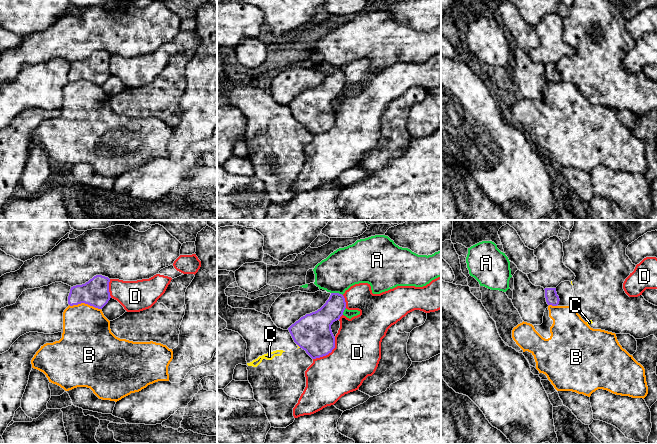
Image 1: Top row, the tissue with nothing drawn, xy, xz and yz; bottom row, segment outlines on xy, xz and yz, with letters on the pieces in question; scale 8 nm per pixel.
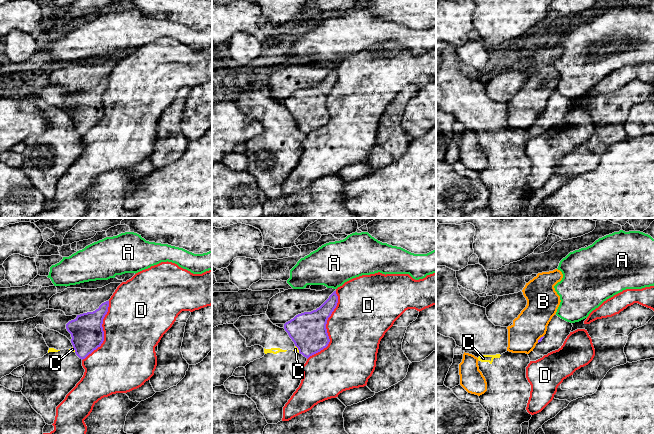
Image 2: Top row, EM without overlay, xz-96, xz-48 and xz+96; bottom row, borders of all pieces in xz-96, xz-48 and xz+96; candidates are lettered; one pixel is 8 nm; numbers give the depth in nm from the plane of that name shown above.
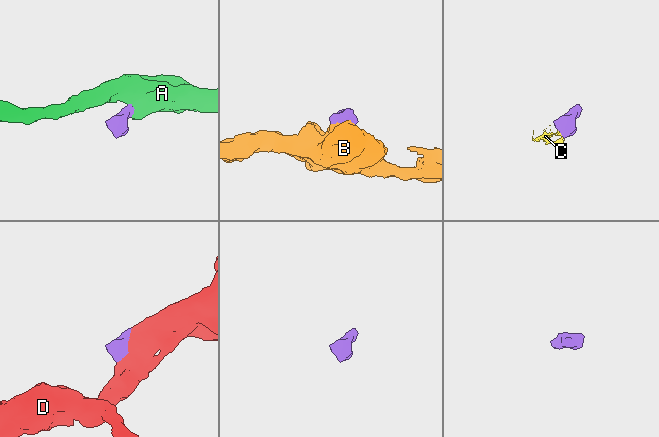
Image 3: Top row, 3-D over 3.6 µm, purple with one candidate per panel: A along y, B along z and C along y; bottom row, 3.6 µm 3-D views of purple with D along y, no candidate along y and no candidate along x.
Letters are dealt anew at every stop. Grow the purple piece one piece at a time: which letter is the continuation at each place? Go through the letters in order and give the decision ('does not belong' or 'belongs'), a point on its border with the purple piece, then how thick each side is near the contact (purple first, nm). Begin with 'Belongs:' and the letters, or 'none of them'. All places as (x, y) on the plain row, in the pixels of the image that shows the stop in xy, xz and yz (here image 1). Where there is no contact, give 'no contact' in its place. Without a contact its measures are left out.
Belongs: none of them
A: does not belong; meets purple in xz at (337, 69); 170 nm thick on the purple side, 320 nm on the other
B: does not belong; meets purple in xy at (85, 79); 220 nm thick on the purple side, 380 nm on the other
C: does not belong; meets purple in xz at (299, 122); 300 nm thick on the purple side, 20 nm on the other
D: does not belong; meets purple in xz at (329, 128); 300 nm thick on the purple side, 380 nm on the other

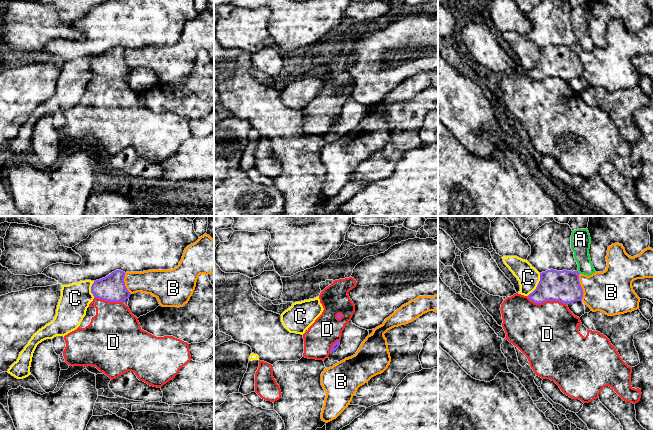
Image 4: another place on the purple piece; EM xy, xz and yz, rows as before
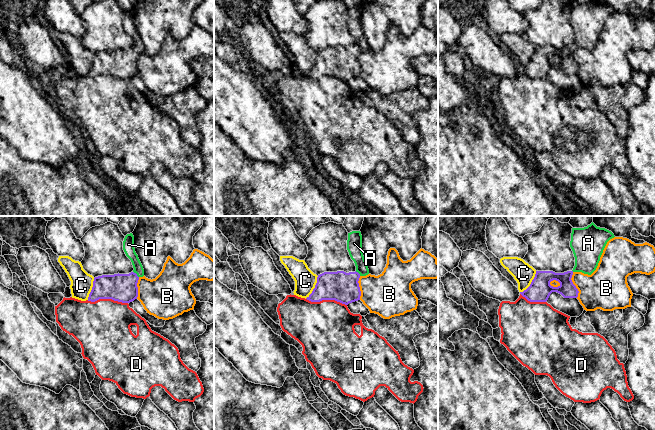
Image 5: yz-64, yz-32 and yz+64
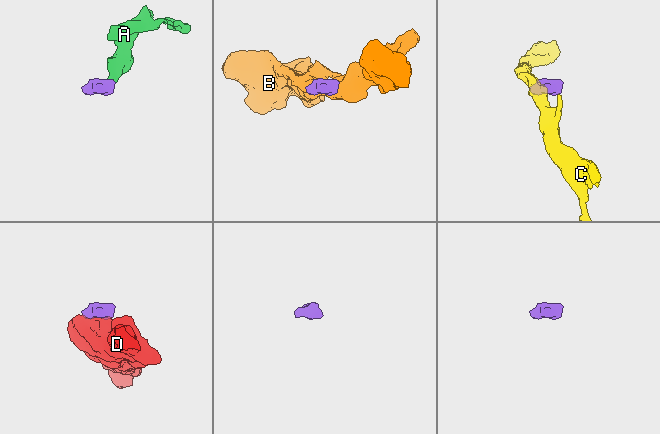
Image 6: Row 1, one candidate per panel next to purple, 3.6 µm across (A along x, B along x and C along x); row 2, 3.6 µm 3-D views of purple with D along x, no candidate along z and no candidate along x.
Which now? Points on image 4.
Belongs: A
A: belongs; meets purple in yz at (578, 48); 260 nm thick on the purple side, 160 nm on the other
B: does not belong; meets purple in yz at (581, 63); 260 nm thick on the purple side, 340 nm on the other
C: does not belong; meets purple in yz at (537, 61); 260 nm thick on the purple side, 170 nm on the other
D: does not belong; meets purple in yz at (546, 76); 260 nm thick on the purple side, 480 nm on the other

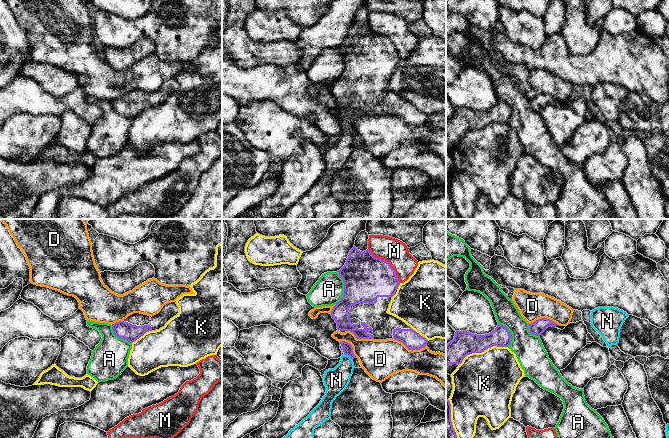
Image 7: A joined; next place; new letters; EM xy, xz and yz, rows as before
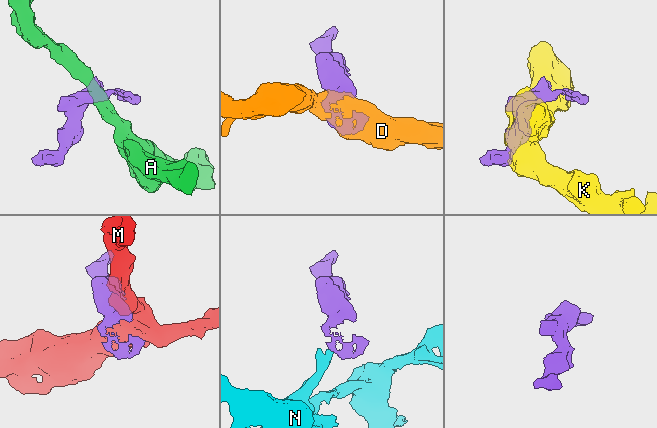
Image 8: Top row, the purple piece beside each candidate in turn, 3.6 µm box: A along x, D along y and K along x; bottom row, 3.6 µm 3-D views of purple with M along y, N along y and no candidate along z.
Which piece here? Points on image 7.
Belongs: N
A: does not belong; meets purple in xz at (344, 64); 360 nm thick on the purple side, 240 nm on the other
D: does not belong; meets purple in xz at (410, 125); 150 nm thick on the purple side, 300 nm on the other
K: does not belong; meets purple in yz at (482, 127); 190 nm thick on the purple side, 480 nm on the other
M: does not belong; meets purple in xz at (386, 37); 360 nm thick on the purple side, 200 nm on the other
N: belongs; meets purple in xz at (348, 131); 80 nm thick on the purple side, 200 nm on the other

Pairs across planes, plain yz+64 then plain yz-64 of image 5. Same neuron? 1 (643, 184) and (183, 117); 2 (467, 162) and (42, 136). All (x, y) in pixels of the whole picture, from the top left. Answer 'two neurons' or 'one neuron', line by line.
1: two neurons
2: two neurons

